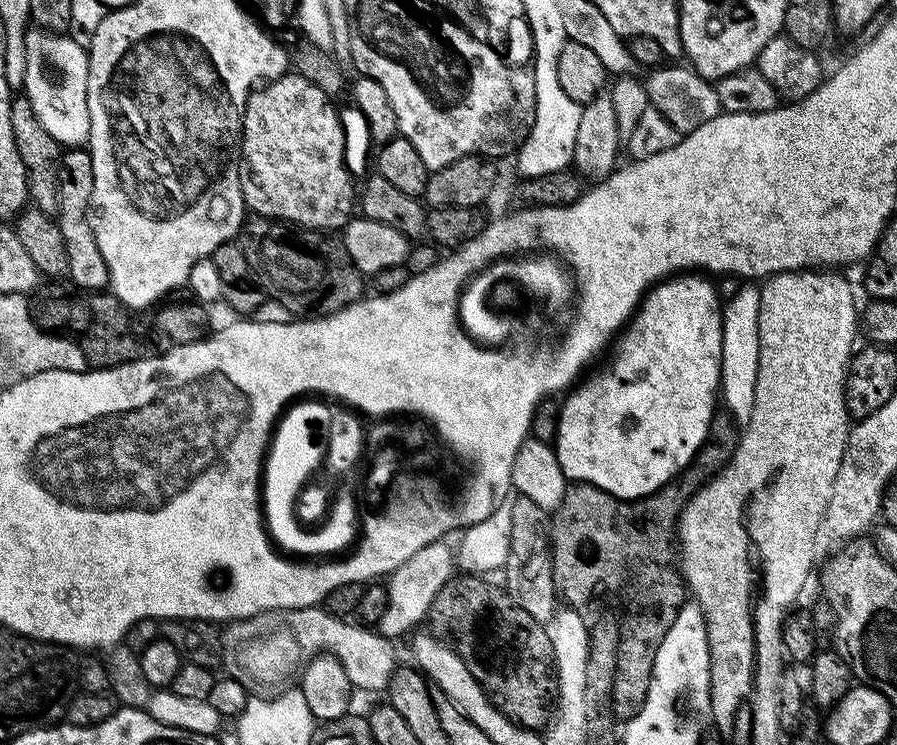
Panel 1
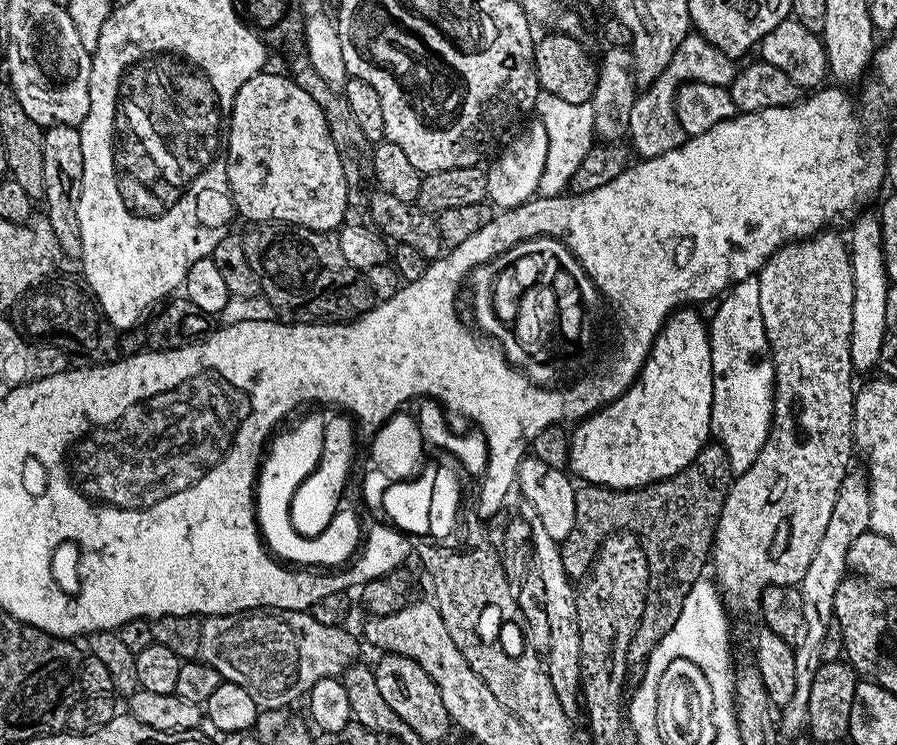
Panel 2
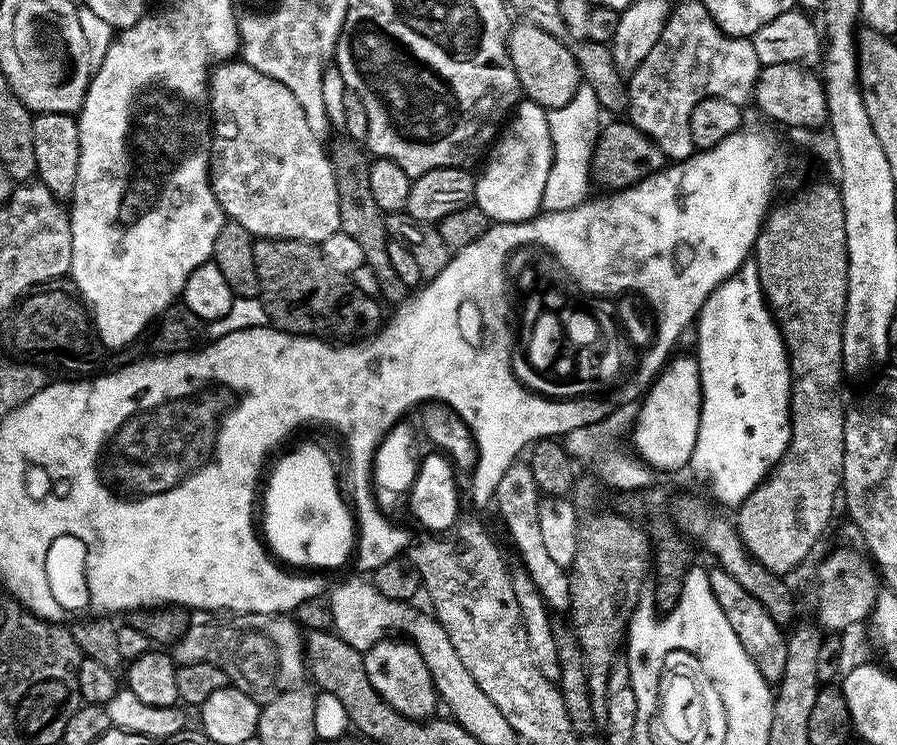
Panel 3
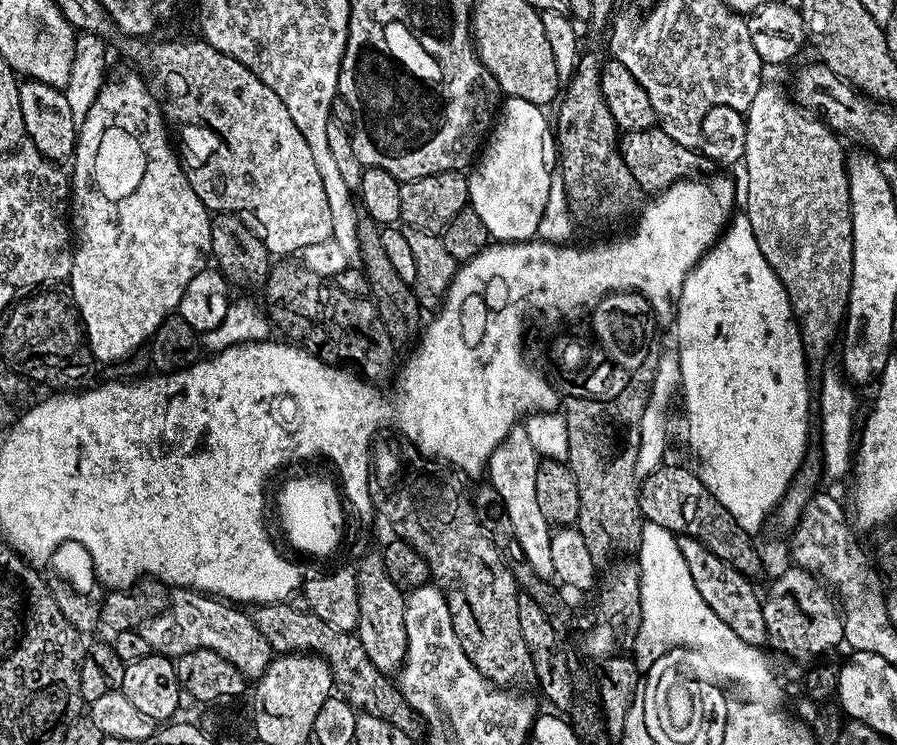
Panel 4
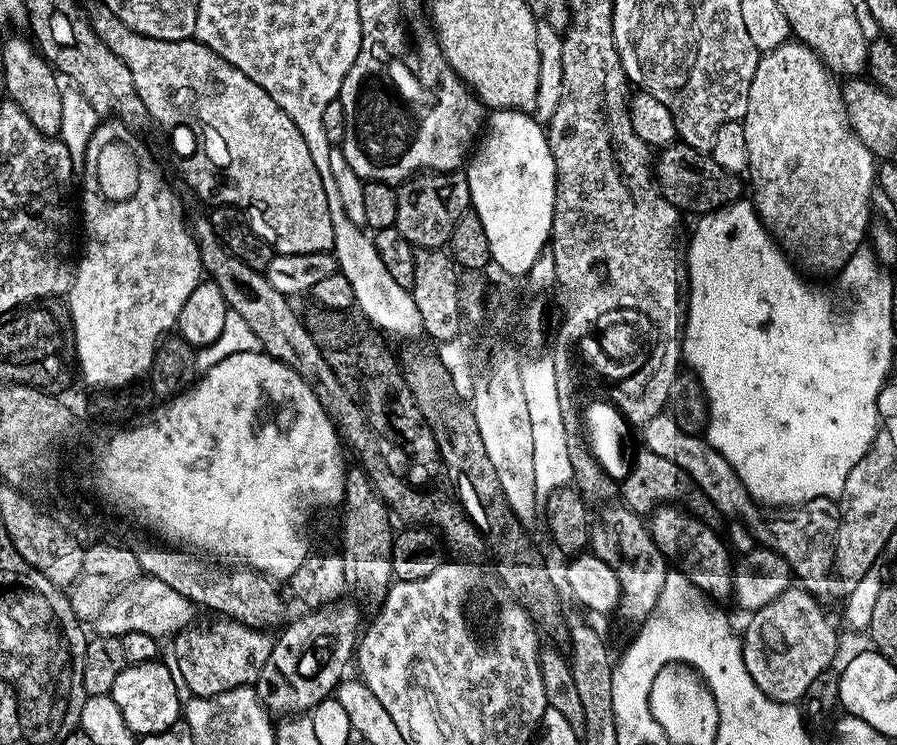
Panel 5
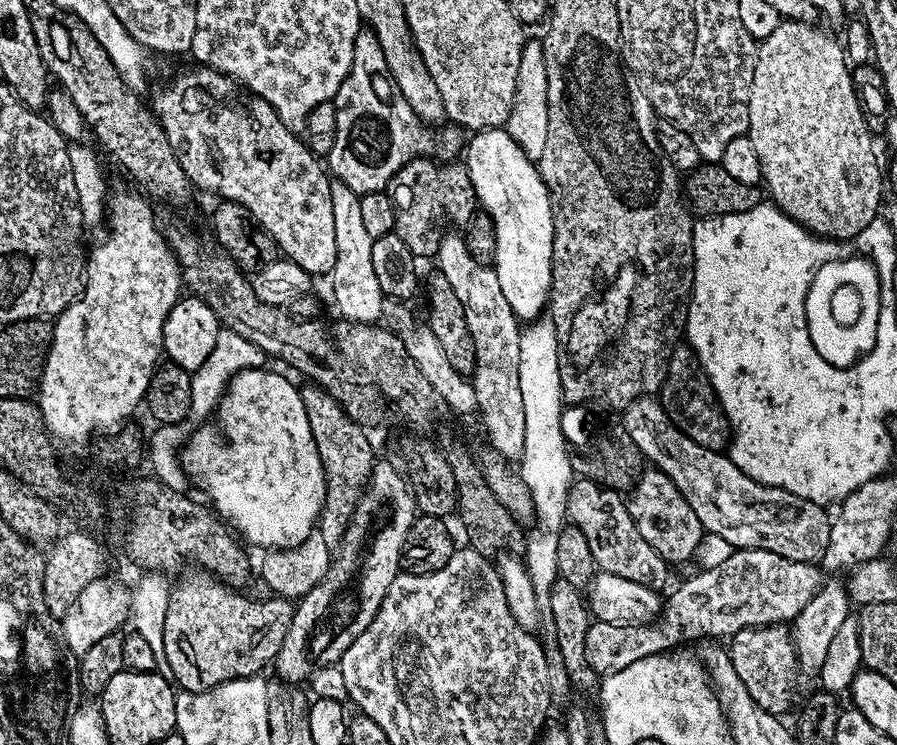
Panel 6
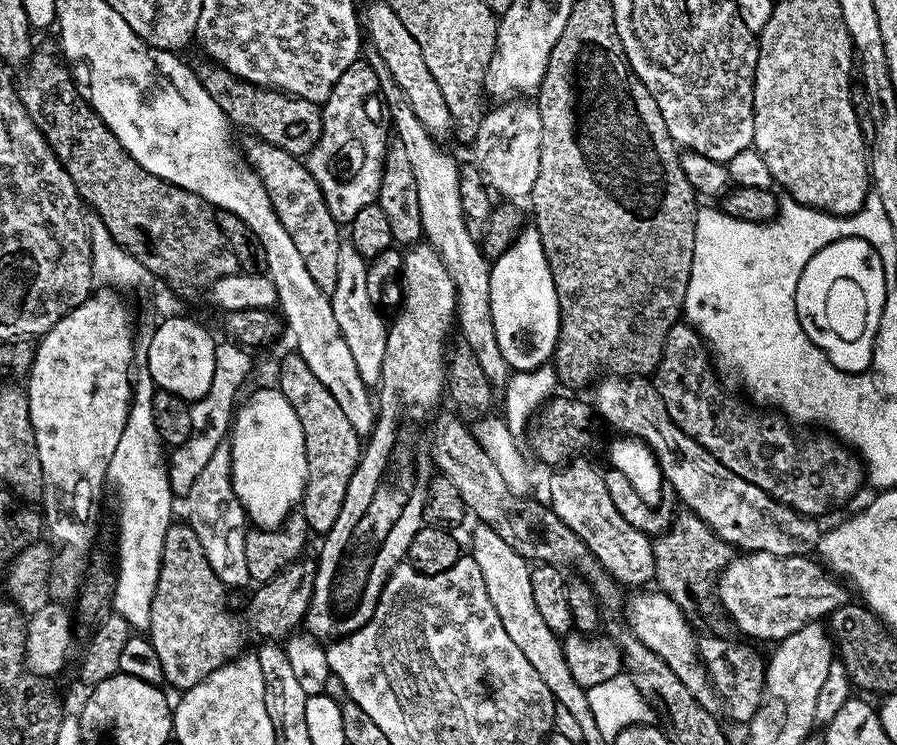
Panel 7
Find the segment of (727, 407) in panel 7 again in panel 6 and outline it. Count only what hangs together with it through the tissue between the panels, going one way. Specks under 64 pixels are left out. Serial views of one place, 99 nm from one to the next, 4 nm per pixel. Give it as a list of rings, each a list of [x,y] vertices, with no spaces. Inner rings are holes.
[[[687,343],[677,344],[670,354],[666,378],[660,387],[658,399],[673,426],[682,434],[688,435],[694,443],[717,450],[723,449],[729,443],[728,419],[720,409],[716,392],[712,388],[712,383],[708,381],[698,354]]]

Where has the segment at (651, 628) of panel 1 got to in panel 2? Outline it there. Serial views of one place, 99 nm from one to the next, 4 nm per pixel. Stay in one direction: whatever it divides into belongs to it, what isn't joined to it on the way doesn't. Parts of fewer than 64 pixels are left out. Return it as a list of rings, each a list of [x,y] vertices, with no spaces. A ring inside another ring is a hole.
[[[718,442],[705,444],[704,449],[675,475],[672,484],[663,484],[648,490],[645,495],[616,495],[603,492],[596,484],[585,483],[577,487],[574,498],[574,530],[560,544],[562,566],[566,566],[569,578],[583,578],[588,575],[589,567],[596,558],[600,543],[615,532],[631,532],[638,538],[648,563],[648,597],[642,610],[640,624],[632,639],[628,651],[628,670],[633,681],[639,682],[644,677],[644,666],[647,664],[654,646],[670,634],[674,622],[678,622],[678,614],[682,614],[682,602],[686,602],[686,594],[694,586],[694,582],[705,575],[704,567],[709,567],[712,542],[716,538],[716,523],[720,517],[722,506],[726,502],[728,492],[732,488],[734,473],[728,455]]]

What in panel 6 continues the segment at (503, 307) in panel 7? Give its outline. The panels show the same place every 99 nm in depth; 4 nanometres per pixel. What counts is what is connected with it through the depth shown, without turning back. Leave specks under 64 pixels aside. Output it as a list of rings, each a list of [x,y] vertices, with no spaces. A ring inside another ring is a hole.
[[[507,127],[485,128],[475,133],[473,140],[466,144],[468,164],[466,179],[474,182],[474,190],[479,207],[487,212],[494,222],[496,231],[496,263],[498,282],[510,310],[521,321],[532,322],[545,311],[552,291],[552,247],[554,246],[554,218],[552,217],[552,198],[548,187],[540,176],[540,169],[520,148],[518,142],[508,133]]]

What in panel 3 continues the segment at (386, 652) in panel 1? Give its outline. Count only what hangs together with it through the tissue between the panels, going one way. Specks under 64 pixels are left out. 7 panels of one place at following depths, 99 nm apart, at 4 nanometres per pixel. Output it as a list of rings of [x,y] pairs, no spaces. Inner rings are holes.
[[[193,611],[186,634],[171,645],[170,655],[177,665],[210,662],[218,666],[231,687],[261,702],[297,687],[306,676],[306,640],[300,625],[288,614]]]

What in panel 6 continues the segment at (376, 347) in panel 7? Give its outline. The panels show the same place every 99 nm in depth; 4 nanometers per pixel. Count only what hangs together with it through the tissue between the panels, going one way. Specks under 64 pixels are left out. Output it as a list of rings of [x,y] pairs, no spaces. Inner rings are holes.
[[[333,179],[330,198],[334,206],[334,242],[338,242],[338,258],[330,273],[336,308],[345,320],[375,325],[380,320],[379,316],[382,316],[382,304],[386,302],[386,297],[378,286],[378,278],[374,278],[374,262],[370,258],[373,240],[370,234],[366,234],[362,223],[360,196],[347,188],[341,180]]]

